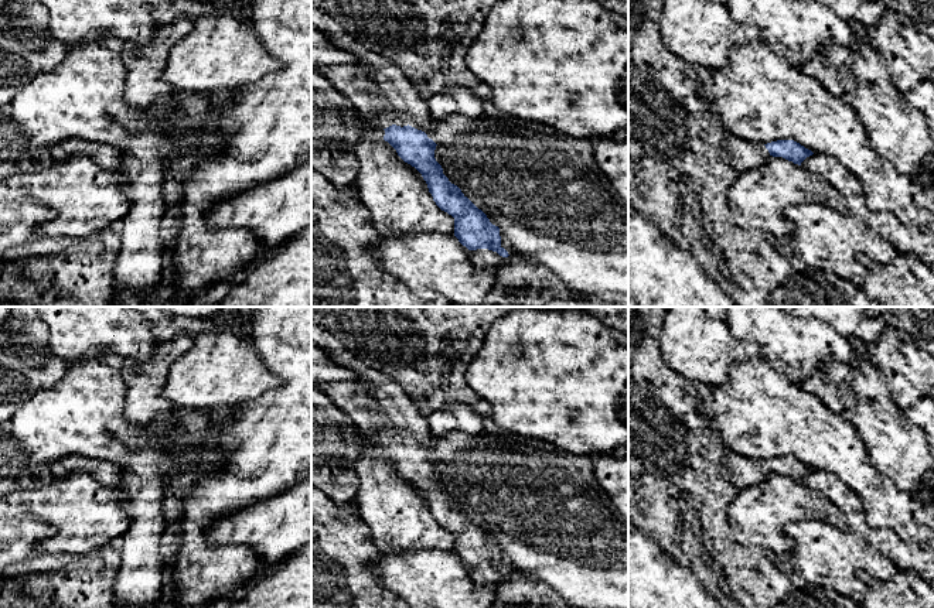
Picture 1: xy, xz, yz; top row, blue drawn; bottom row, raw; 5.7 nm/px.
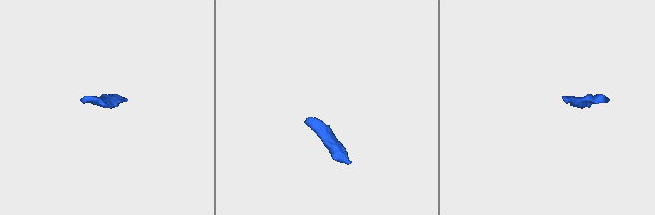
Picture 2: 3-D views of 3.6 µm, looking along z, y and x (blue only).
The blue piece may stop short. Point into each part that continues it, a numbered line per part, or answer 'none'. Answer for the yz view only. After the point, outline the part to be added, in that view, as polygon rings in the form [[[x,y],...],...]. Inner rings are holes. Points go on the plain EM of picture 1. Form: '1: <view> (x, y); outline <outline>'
1: yz (743, 471); outline [[[730,451],[725,457],[725,462],[732,482],[740,489],[756,485],[771,474],[764,461],[746,458]]]

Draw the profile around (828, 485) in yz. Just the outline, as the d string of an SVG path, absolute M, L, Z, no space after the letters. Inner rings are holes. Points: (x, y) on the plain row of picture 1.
M812 471L801 482L832 502L845 515L863 510L862 499L832 472Z

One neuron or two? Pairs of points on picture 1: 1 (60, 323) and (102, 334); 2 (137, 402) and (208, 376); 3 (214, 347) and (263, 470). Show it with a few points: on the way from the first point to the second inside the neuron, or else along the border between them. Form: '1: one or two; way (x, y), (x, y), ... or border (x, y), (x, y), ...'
1: one; way (70, 323), (92, 324)
2: two; border (160, 395), (170, 403)
3: two; border (266, 390), (251, 402), (237, 405)

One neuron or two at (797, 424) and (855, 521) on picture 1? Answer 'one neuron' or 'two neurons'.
two neurons

